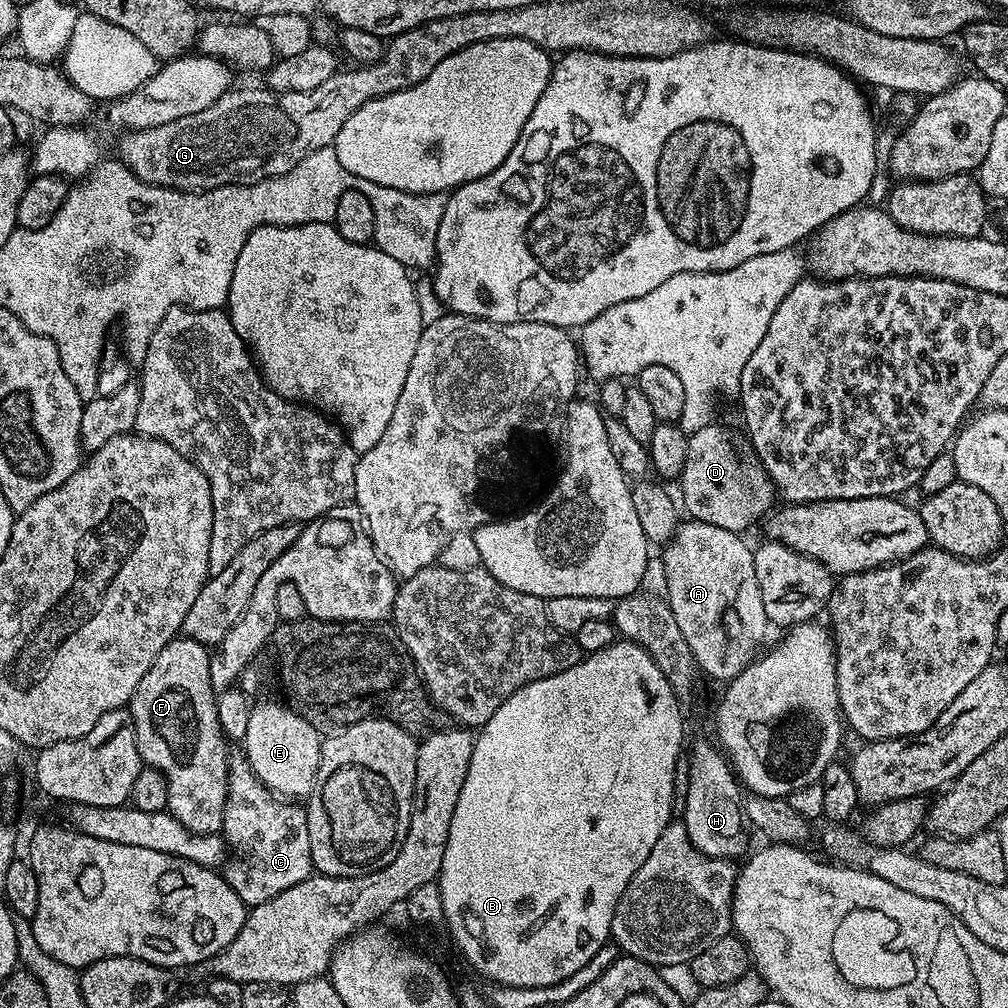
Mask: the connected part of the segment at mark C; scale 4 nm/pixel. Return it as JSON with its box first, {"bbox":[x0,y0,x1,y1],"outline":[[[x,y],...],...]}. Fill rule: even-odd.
{"bbox":[222,754,313,906],"outline":[[[237,754],[229,759],[222,839],[227,851],[232,851],[232,861],[222,868],[222,875],[245,906],[266,902],[313,875],[308,813],[294,804],[285,802],[255,776],[247,756]]]}

